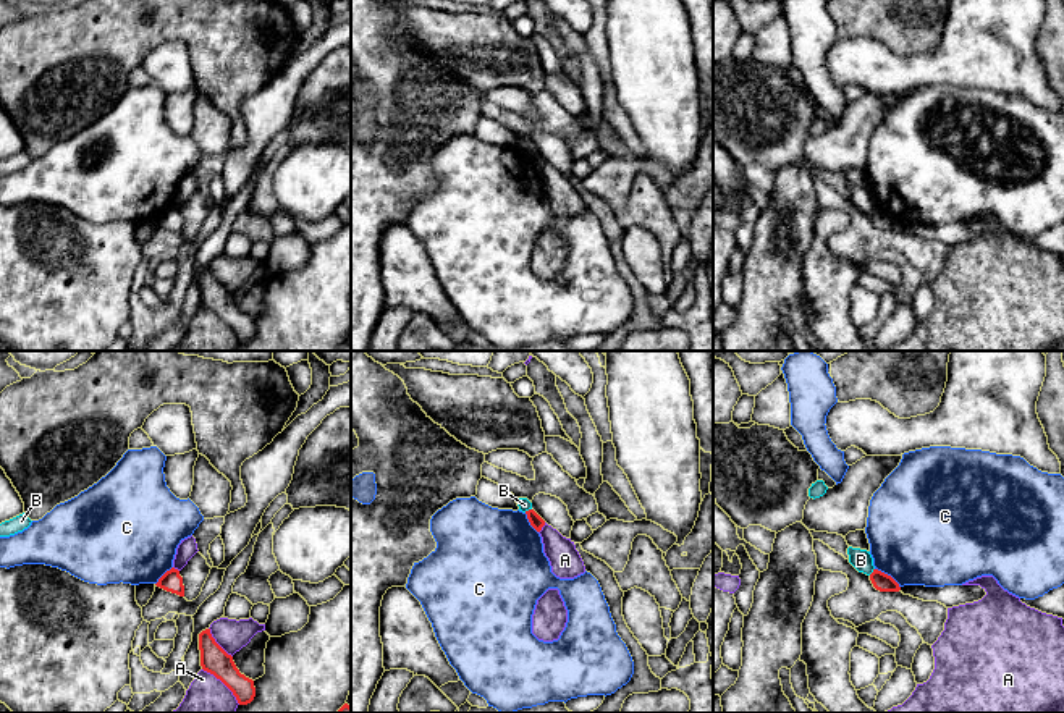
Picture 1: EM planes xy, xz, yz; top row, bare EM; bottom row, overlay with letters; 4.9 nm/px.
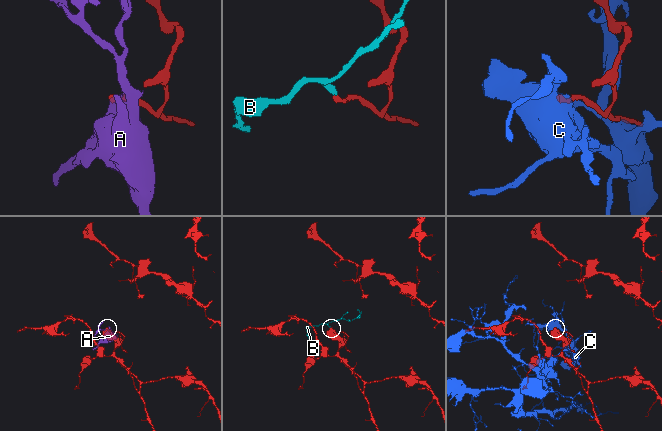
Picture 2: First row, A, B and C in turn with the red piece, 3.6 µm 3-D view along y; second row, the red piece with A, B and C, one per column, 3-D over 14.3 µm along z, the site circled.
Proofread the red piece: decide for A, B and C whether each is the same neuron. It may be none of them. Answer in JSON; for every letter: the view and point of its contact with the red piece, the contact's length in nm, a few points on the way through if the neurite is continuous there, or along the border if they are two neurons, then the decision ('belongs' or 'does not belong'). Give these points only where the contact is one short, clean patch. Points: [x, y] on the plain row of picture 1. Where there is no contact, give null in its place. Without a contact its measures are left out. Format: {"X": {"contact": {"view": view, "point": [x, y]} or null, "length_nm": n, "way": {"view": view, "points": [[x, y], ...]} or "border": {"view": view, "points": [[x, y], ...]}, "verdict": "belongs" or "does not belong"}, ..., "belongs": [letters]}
{"A": {"contact": {"view": "xy", "point": [223, 320]}, "length_nm": 260, "verdict": "does not belong"}, "B": {"contact": {"view": "xz", "point": [529, 147]}, "length_nm": 40, "border": {"view": "xz", "points": [[531, 146], [524, 149]]}, "verdict": "does not belong"}, "C": {"contact": {"view": "yz", "point": [886, 212]}, "length_nm": 160, "verdict": "does not belong"}, "belongs": []}

